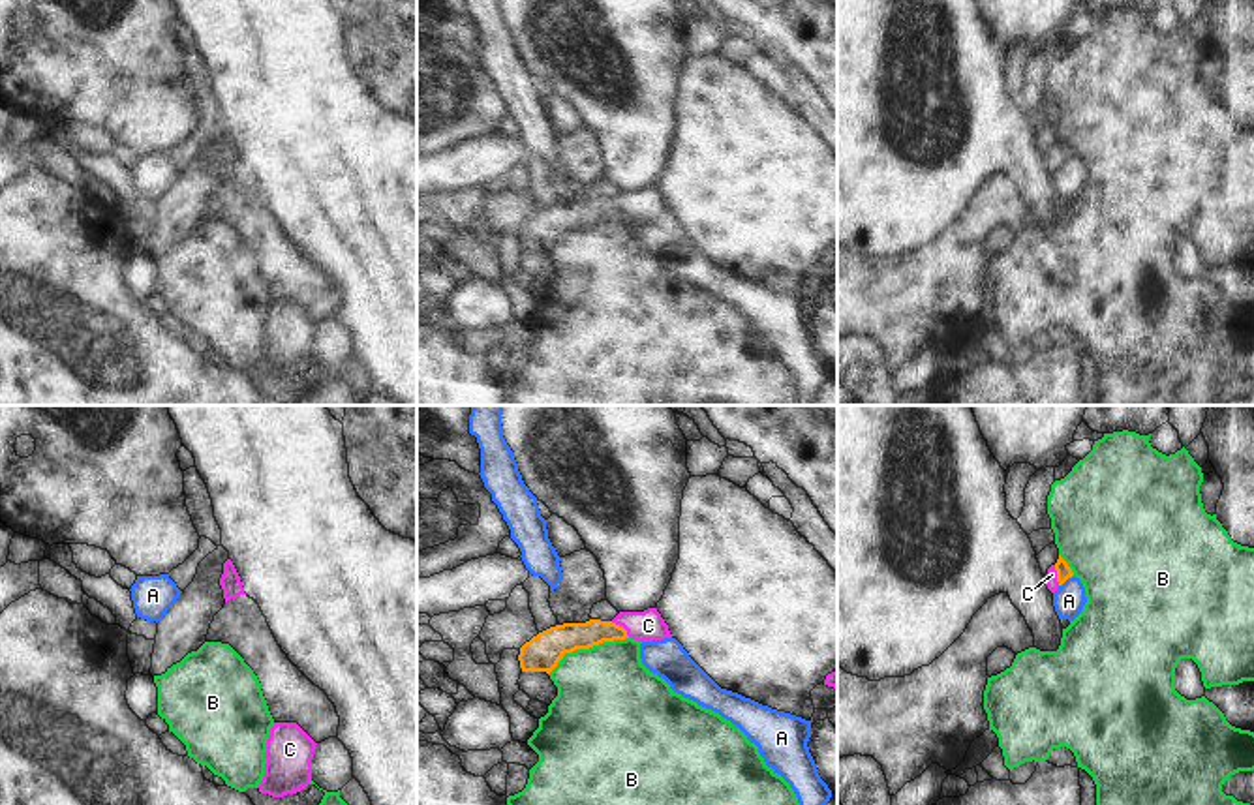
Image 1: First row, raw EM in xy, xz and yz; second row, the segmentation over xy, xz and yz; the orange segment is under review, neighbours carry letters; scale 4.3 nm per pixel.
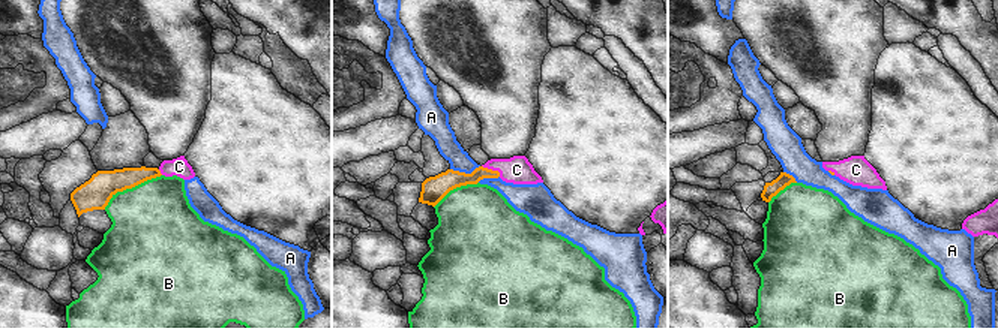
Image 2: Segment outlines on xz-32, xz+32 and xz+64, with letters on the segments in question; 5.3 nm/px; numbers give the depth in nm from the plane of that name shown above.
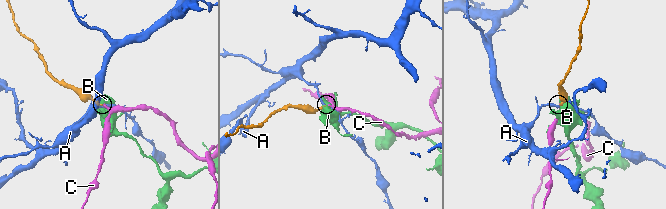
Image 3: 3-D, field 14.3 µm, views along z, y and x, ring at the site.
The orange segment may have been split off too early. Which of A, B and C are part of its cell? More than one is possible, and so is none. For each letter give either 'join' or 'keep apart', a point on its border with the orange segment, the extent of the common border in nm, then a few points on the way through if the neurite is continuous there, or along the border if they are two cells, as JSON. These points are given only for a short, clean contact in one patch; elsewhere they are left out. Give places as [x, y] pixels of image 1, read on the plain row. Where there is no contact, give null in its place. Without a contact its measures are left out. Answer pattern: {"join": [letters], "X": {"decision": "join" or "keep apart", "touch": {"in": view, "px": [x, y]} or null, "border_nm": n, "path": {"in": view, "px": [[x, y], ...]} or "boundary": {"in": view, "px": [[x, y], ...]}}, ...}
{"join": ["C"], "A": {"decision": "keep apart", "touch": {"in": "yz", "px": [1065, 160]}, "border_nm": 80, "boundary": {"in": "yz", "px": [[1072, 154], [1059, 166]]}}, "B": {"decision": "keep apart", "touch": {"in": "xz", "px": [586, 227]}, "border_nm": 380}, "C": {"decision": "join", "touch": {"in": "xz", "px": [622, 207]}, "border_nm": 110, "path": {"in": "xz", "px": [[569, 216], [622, 207], [648, 205]]}}}

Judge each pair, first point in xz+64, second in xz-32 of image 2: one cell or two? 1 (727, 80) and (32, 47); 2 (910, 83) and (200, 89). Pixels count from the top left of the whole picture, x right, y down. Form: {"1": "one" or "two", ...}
{"1": "one", "2": "two"}

